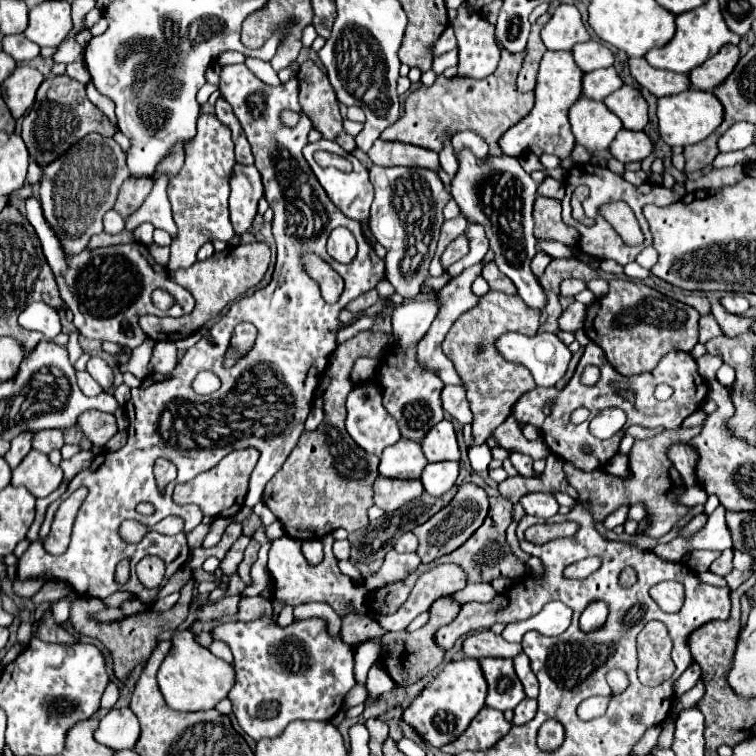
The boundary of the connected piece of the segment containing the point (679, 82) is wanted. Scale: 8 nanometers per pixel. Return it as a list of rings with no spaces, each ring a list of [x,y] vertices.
[[[644,57],[630,59],[628,65],[630,65],[632,77],[656,97],[676,95],[676,93],[682,93],[690,87],[688,75],[672,73],[672,71],[664,71],[664,69],[654,69],[652,65],[648,65],[648,61]]]

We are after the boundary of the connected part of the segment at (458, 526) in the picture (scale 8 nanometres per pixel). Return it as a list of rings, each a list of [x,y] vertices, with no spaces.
[[[464,483],[460,485],[456,497],[444,507],[440,509],[434,517],[430,517],[430,521],[426,521],[424,525],[418,525],[414,529],[414,535],[418,537],[420,545],[418,545],[418,555],[422,559],[422,563],[432,563],[434,559],[452,553],[454,549],[458,549],[460,545],[464,545],[474,531],[484,523],[486,515],[488,515],[488,495],[482,487],[474,485],[474,483]]]

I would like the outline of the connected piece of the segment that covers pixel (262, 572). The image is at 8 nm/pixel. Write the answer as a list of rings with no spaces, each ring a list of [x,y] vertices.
[[[271,544],[261,545],[258,553],[258,560],[251,567],[250,574],[252,578],[252,584],[250,587],[246,587],[246,589],[243,590],[243,597],[258,596],[263,590],[266,589],[269,580],[267,561],[270,546]]]

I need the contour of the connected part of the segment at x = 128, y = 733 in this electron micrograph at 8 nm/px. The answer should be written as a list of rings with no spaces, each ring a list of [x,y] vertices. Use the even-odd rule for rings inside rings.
[[[128,707],[112,709],[108,715],[100,719],[98,729],[94,731],[94,739],[98,739],[102,745],[114,751],[134,749],[138,737],[140,737],[140,725],[136,715]]]

